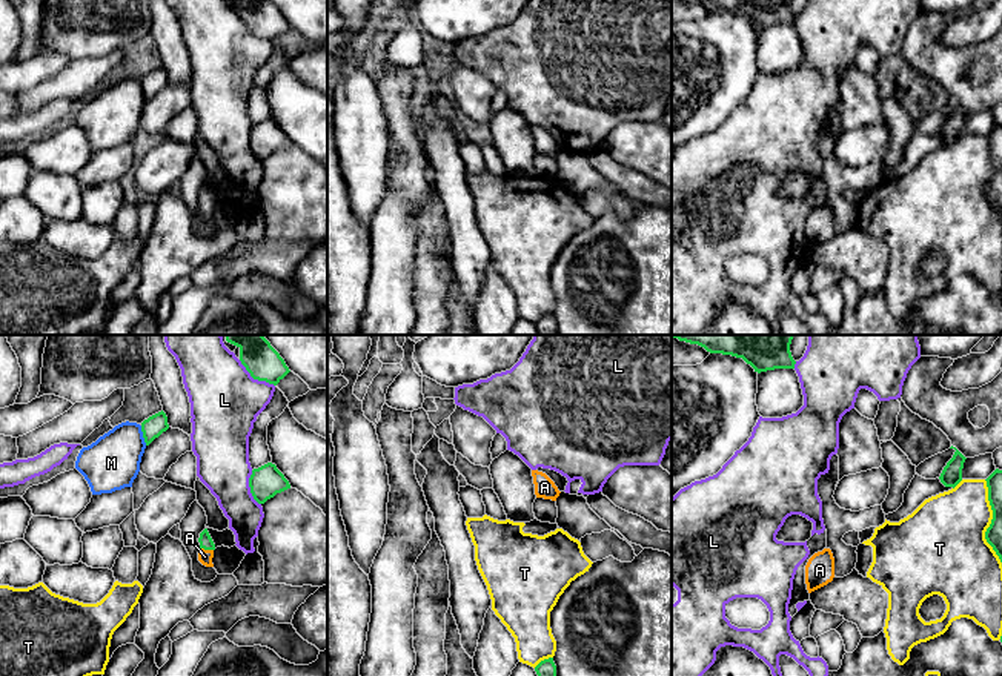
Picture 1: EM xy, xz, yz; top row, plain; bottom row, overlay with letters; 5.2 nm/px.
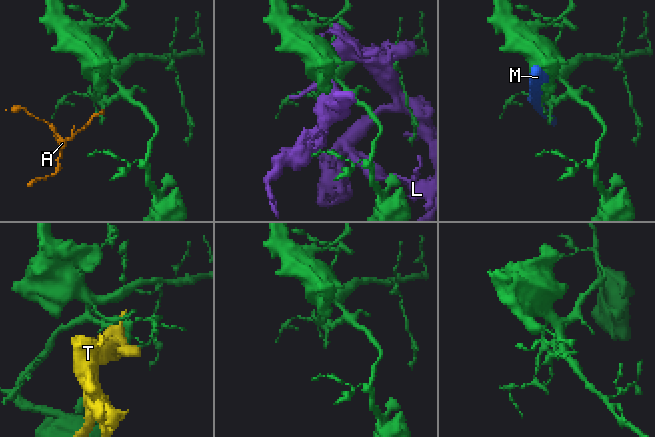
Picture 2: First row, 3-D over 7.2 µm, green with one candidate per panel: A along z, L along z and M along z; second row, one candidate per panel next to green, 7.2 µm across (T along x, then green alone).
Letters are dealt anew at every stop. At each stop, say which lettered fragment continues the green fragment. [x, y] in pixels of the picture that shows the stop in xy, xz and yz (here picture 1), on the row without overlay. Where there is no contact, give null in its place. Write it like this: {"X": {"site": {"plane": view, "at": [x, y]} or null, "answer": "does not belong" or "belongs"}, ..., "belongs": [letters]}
{"A": {"site": {"plane": "xy", "at": [206, 205]}, "answer": "belongs"}, "L": {"site": {"plane": "xy", "at": [255, 34]}, "answer": "does not belong"}, "M": {"site": {"plane": "xy", "at": [143, 91]}, "answer": "does not belong"}, "T": {"site": {"plane": "yz", "at": [992, 177]}, "answer": "does not belong"}, "belongs": ["A"]}

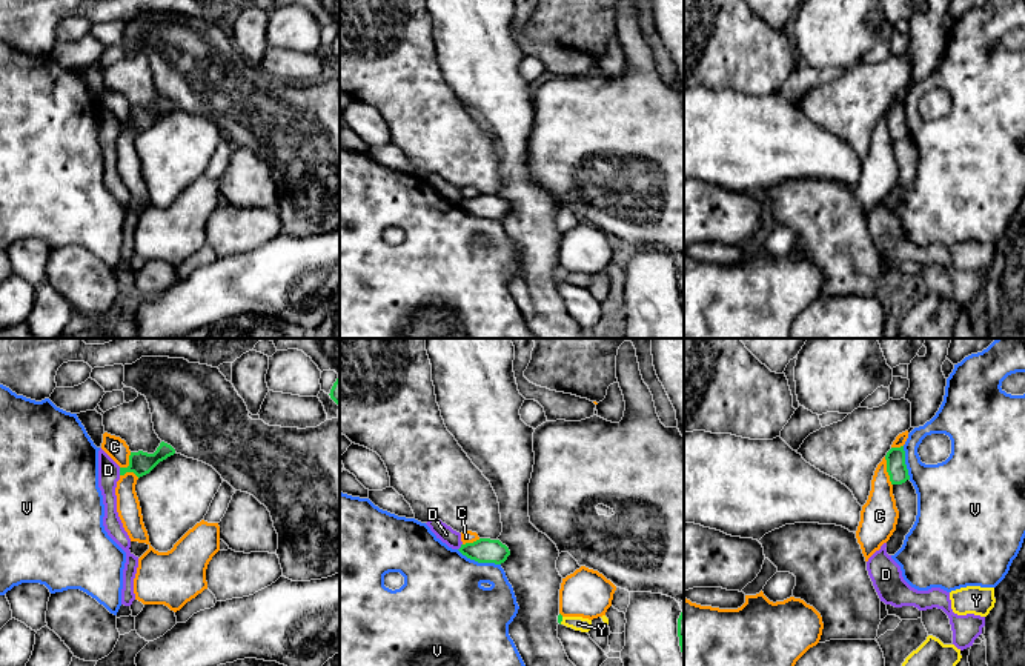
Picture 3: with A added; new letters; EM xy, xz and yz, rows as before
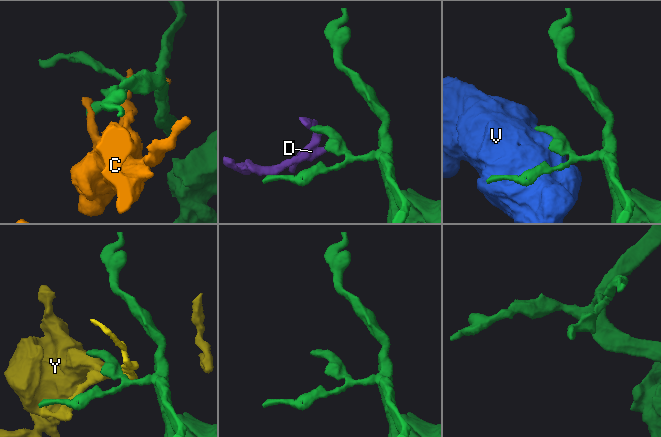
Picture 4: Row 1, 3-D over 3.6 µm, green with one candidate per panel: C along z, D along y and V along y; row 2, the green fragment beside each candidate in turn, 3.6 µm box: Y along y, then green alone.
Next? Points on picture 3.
{"C": {"site": {"plane": "yz", "at": [887, 126]}, "answer": "does not belong"}, "D": {"site": {"plane": "xy", "at": [120, 126]}, "answer": "does not belong"}, "V": {"site": {"plane": "xz", "at": [478, 217]}, "answer": "does not belong"}, "Y": {"site": {"plane": "xz", "at": [561, 276]}, "answer": "does not belong"}, "belongs": []}

